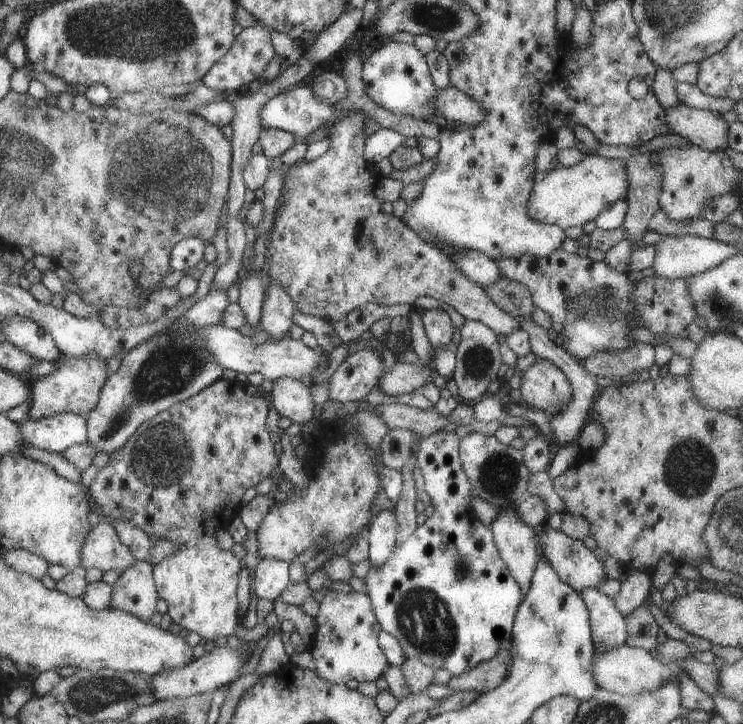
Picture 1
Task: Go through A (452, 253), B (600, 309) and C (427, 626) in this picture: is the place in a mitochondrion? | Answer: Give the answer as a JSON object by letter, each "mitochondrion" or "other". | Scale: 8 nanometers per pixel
{"A":"other","B":"mitochondrion","C":"mitochondrion"}

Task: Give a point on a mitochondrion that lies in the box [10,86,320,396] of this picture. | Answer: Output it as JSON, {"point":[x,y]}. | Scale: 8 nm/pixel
{"point":[178,165]}

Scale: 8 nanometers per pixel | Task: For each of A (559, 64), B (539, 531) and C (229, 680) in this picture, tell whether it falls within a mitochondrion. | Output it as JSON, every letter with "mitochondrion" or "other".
{"A":"other","B":"other","C":"other"}

